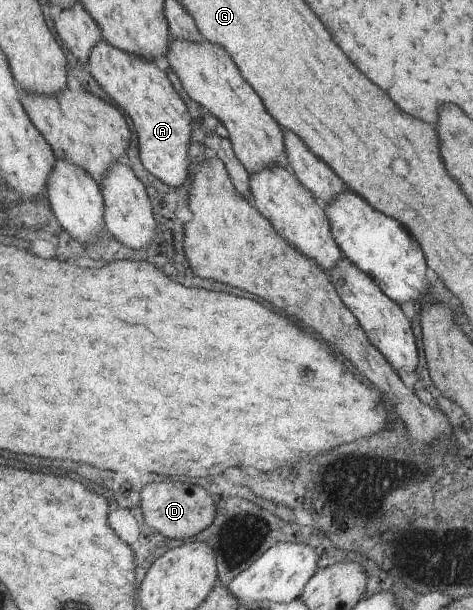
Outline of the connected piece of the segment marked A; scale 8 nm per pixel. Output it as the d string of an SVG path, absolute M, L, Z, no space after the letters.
M104 38L93 49L87 63L91 76L116 105L126 112L135 126L144 166L176 190L188 180L188 174L192 171L190 140L194 120L186 102L172 86L168 74L166 76L163 66L156 60L146 60L144 56L124 52Z

